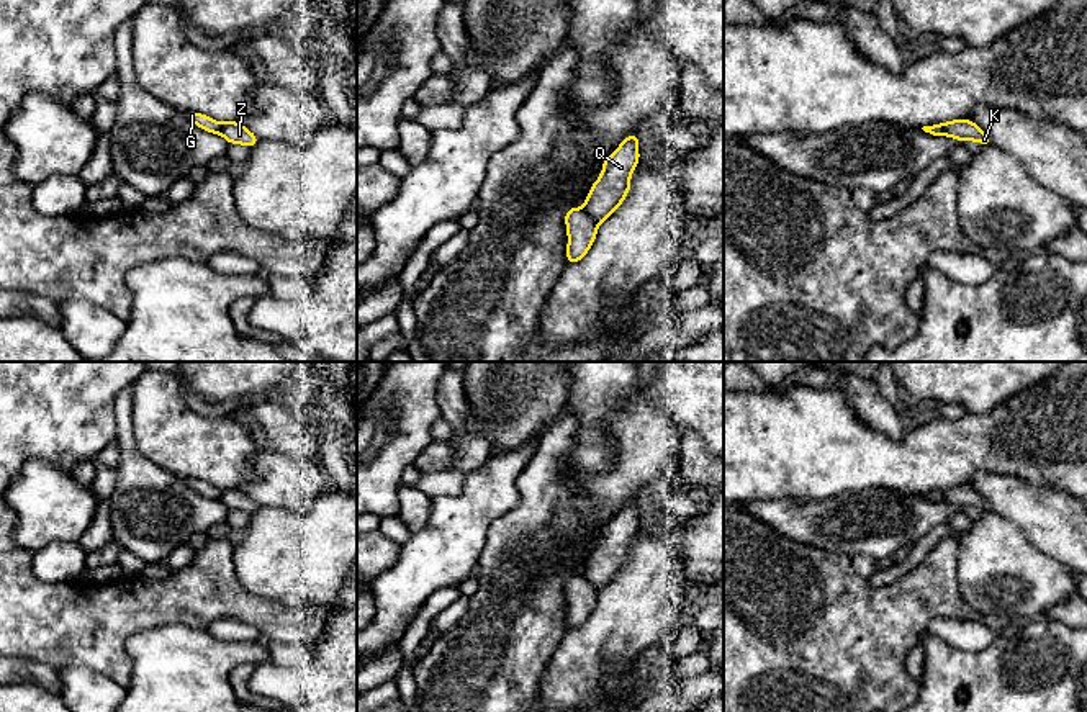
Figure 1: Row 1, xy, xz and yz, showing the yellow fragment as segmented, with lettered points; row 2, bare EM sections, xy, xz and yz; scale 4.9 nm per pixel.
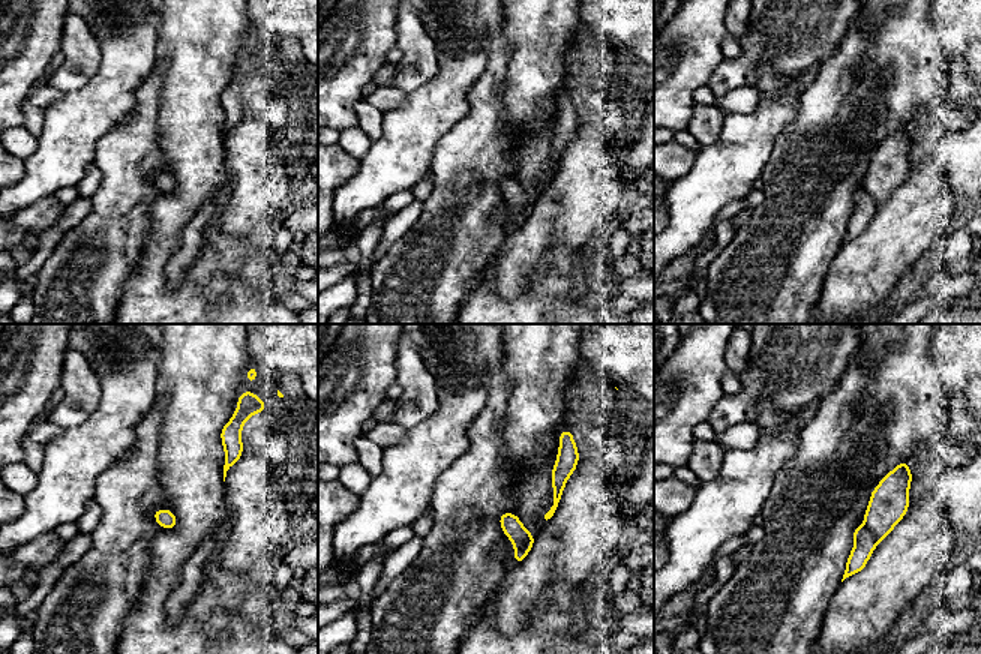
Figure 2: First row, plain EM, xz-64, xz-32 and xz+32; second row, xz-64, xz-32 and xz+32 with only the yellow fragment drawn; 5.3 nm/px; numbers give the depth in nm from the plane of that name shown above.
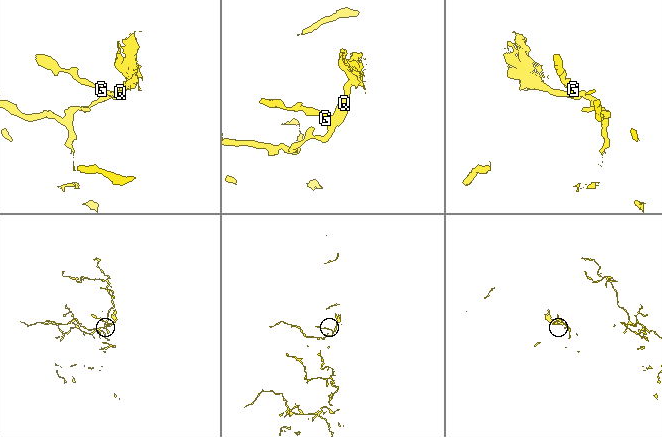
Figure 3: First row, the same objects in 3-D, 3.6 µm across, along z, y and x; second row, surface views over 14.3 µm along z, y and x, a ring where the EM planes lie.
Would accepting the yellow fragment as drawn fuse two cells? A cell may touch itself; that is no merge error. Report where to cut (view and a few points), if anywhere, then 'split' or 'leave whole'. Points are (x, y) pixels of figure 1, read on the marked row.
cut xz (581, 208), (598, 225); split

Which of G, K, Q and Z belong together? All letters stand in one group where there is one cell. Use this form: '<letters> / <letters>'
G K / Q Z

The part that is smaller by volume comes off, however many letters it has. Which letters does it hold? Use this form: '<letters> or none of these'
Q, Z

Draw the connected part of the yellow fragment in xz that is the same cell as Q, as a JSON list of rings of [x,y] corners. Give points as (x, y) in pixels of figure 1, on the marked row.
[[[629,134],[602,162],[602,173],[593,183],[583,210],[598,223],[604,223],[625,200],[630,175],[640,160],[638,134]]]

